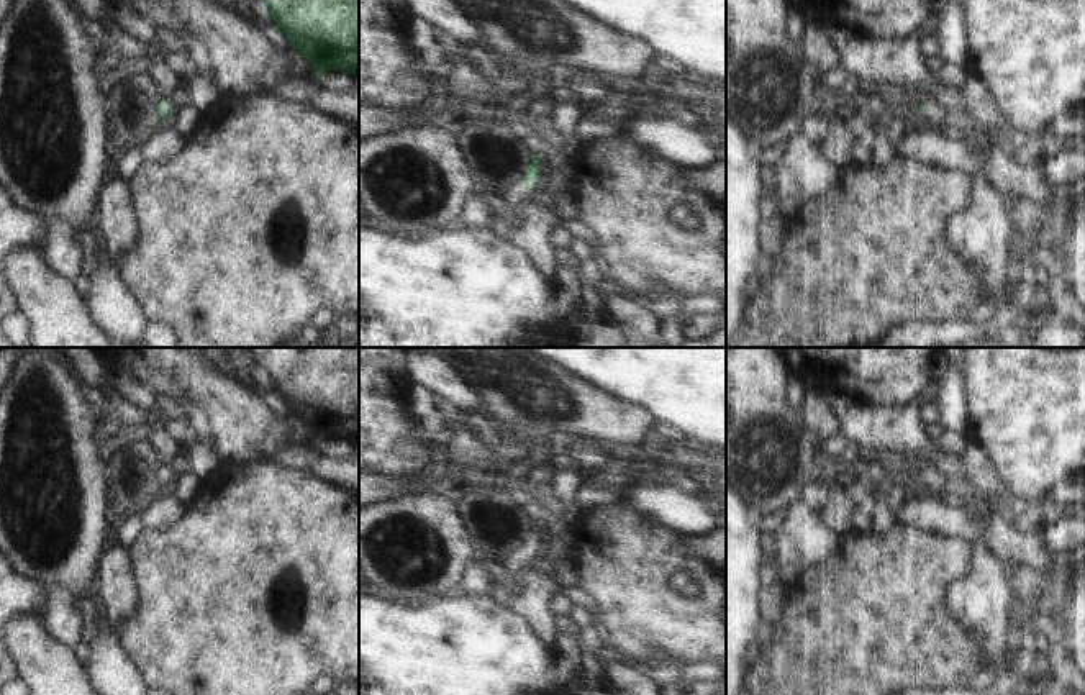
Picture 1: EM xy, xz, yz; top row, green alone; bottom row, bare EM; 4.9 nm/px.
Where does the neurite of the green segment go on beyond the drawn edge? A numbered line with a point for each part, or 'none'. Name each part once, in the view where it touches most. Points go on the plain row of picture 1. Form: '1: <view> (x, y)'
1: xz (503, 549)

